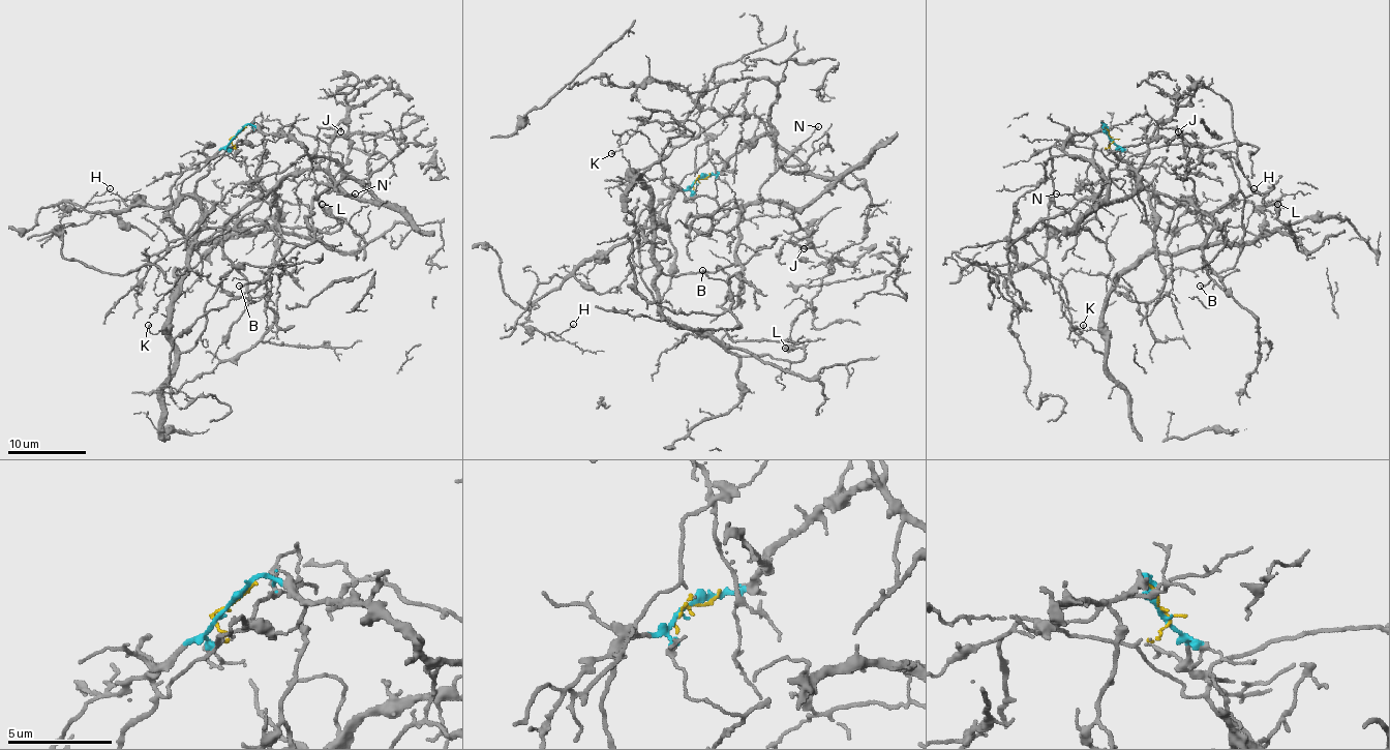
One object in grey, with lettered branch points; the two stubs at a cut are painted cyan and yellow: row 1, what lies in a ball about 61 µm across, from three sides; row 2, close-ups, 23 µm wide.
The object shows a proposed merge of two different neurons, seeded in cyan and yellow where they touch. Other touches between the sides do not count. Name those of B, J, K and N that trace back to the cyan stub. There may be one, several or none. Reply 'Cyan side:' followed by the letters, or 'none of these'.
Cyan side: B, J, N

